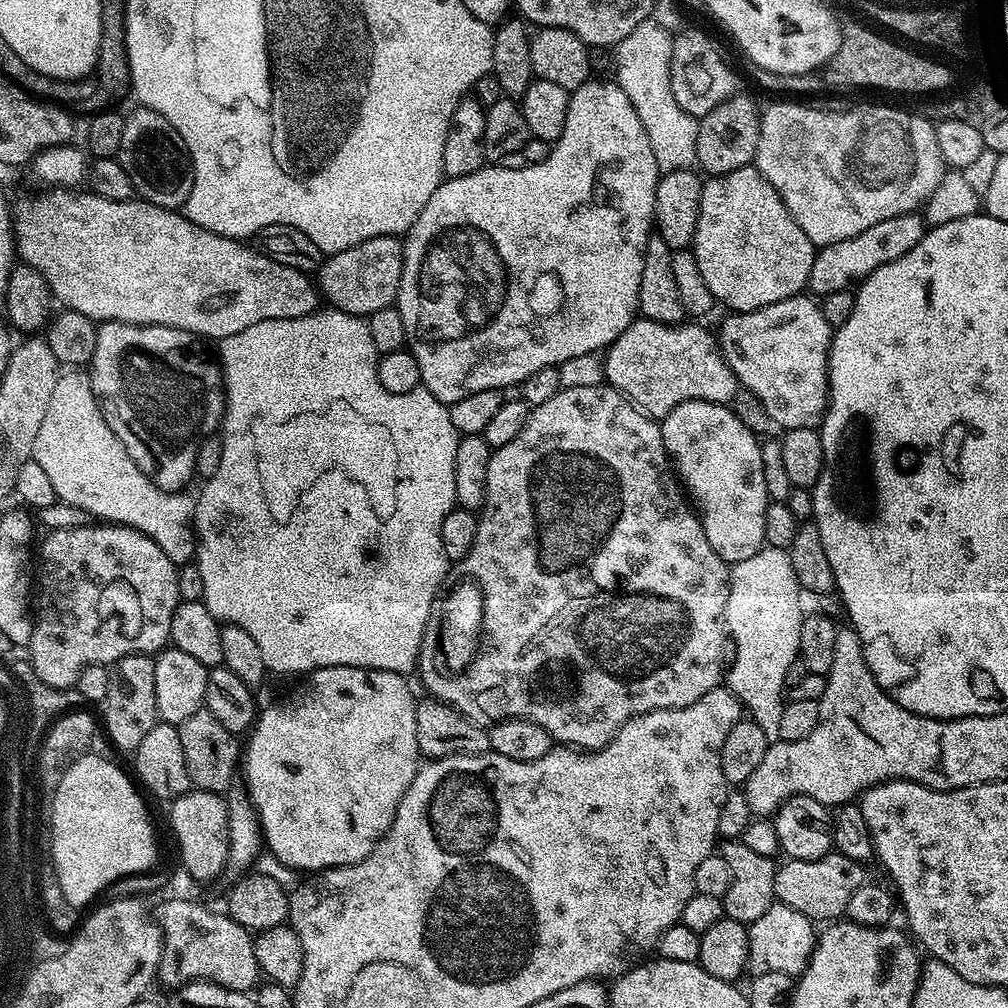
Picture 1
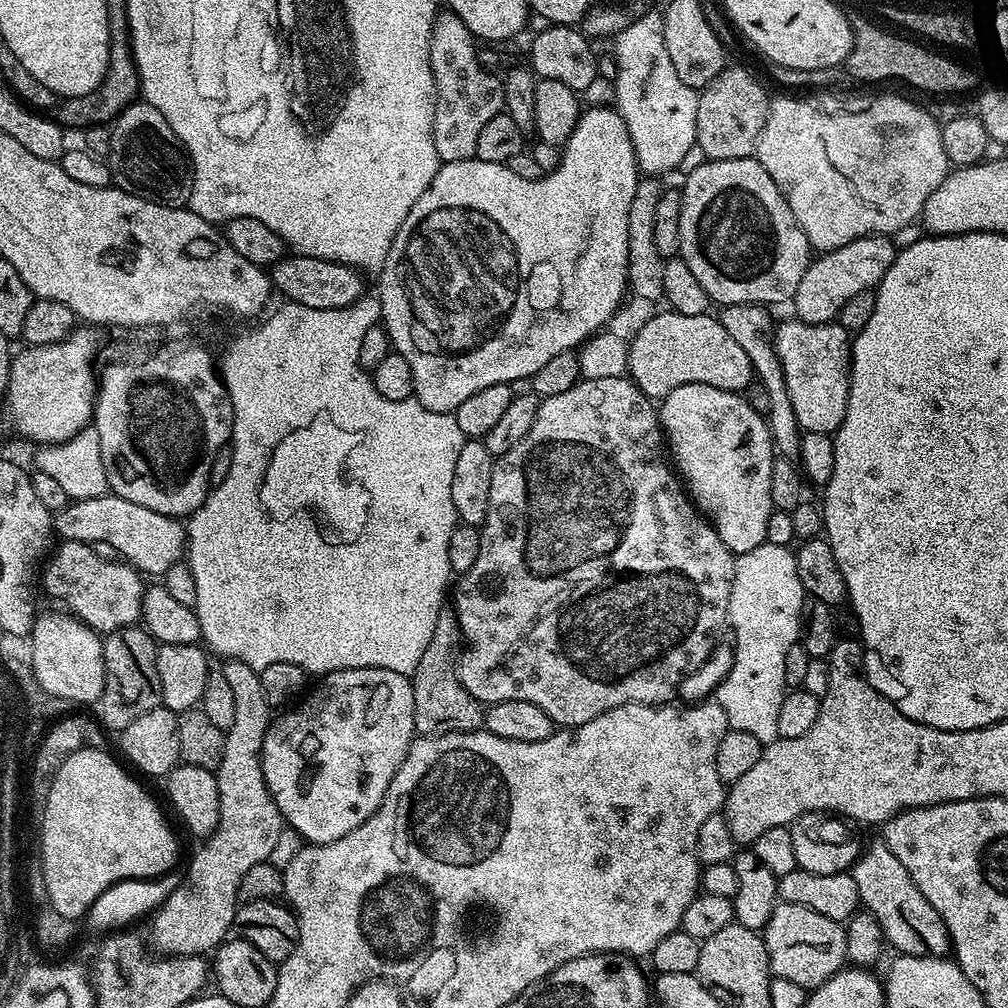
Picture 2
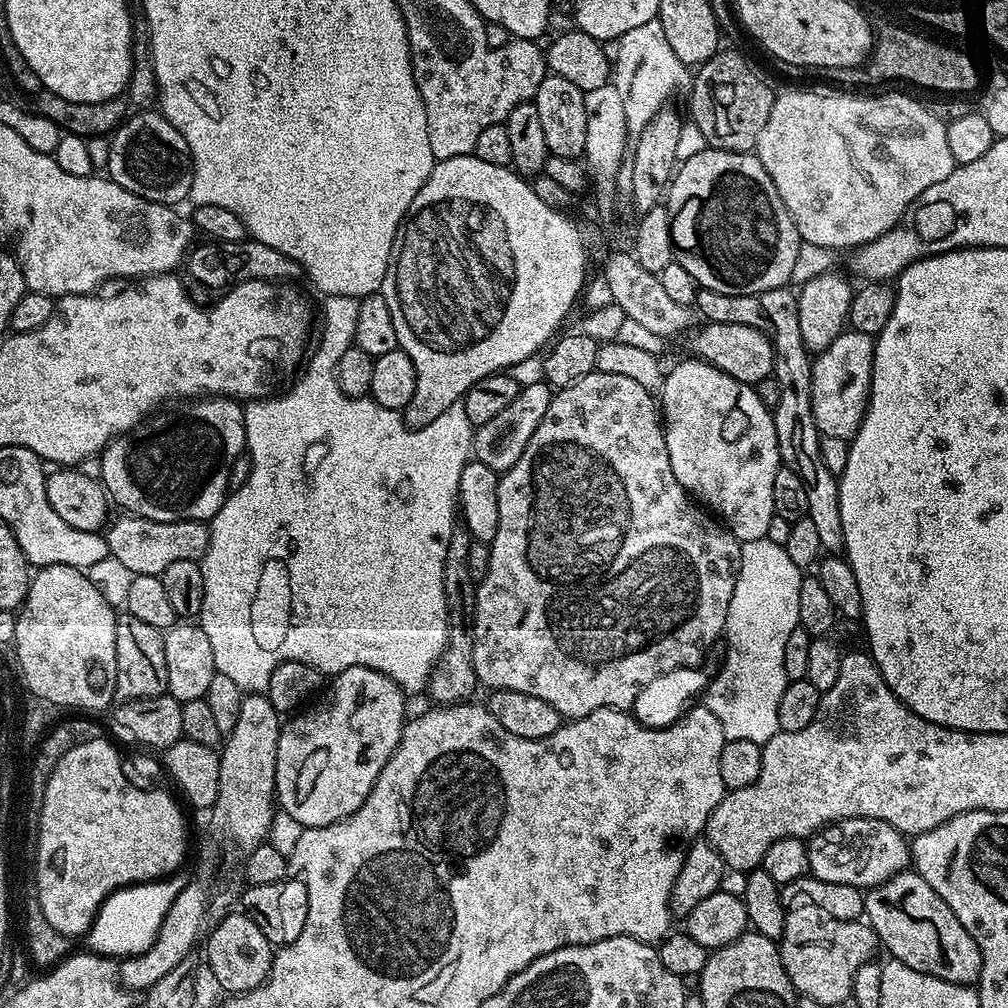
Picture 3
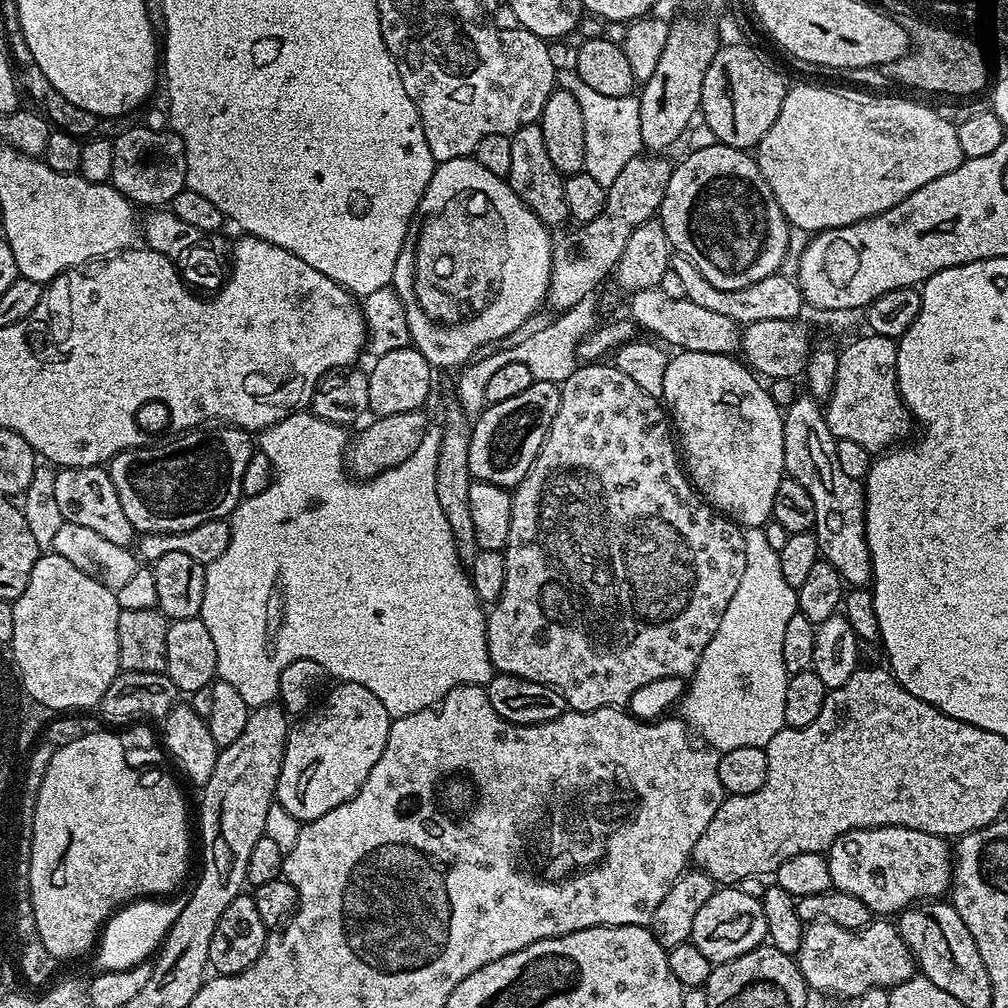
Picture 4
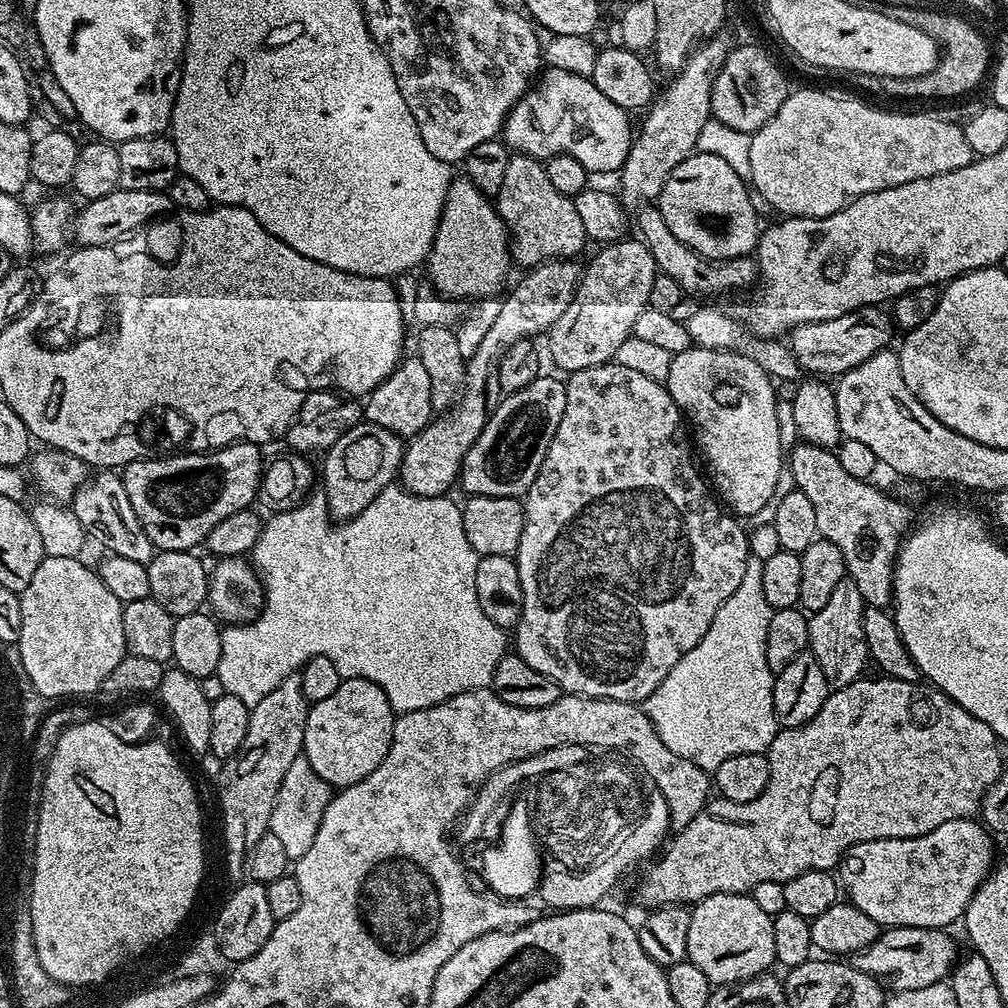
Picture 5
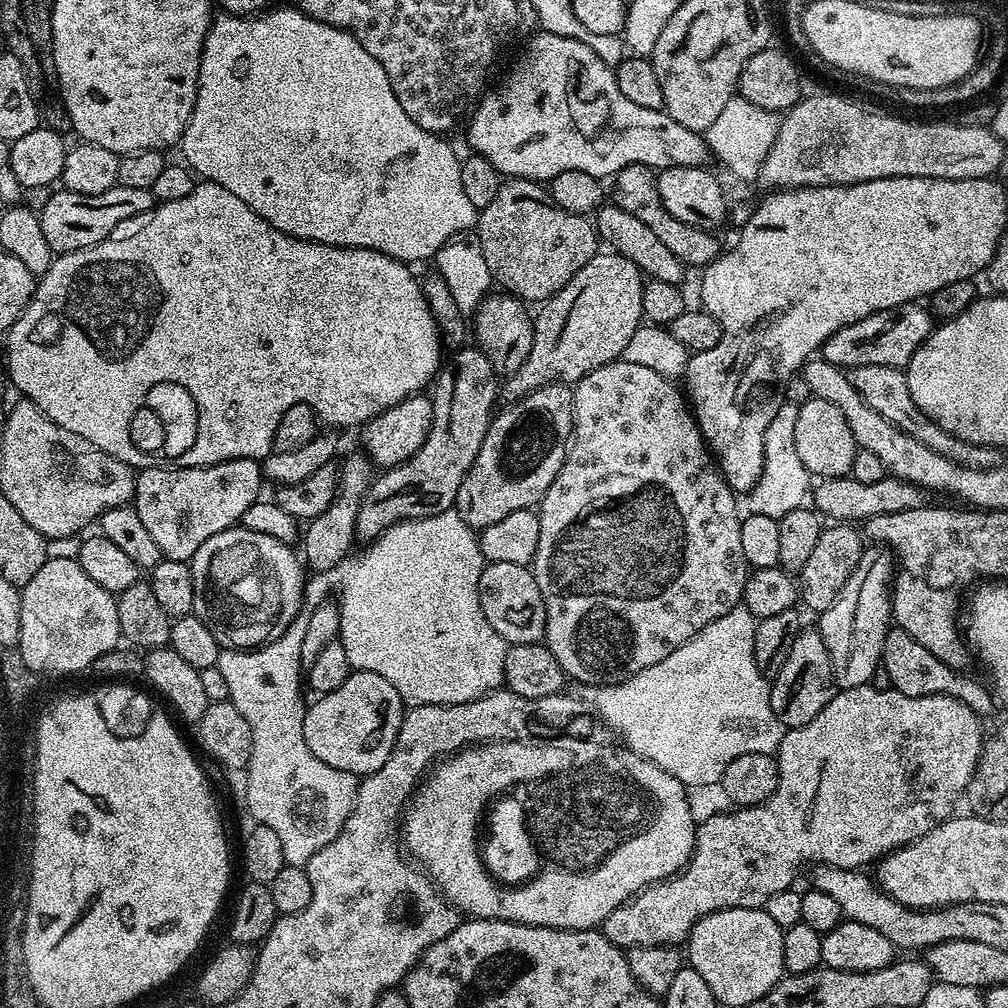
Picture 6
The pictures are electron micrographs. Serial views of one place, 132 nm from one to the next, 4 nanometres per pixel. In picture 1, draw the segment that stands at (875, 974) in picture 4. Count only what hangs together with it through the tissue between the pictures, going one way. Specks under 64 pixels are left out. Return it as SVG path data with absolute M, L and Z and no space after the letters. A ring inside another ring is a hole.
M779 902L770 906L762 918L747 925L748 930L748 967L752 976L767 972L781 972L799 977L806 970L812 952L816 949L818 928L813 921L806 918L806 914L798 914L790 906Z

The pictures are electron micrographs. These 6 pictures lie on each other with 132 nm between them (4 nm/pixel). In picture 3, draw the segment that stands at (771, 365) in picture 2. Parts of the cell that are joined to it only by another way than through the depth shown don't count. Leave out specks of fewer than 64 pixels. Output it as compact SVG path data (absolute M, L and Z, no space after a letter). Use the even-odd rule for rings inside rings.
M791 287L775 288L758 294L718 294L709 288L700 288L696 294L695 311L705 317L705 321L714 324L737 324L750 326L768 336L774 350L772 375L778 378L778 387L782 395L778 397L778 406L772 414L776 424L776 437L780 447L780 459L787 467L793 468L806 486L806 499L810 501L808 517L818 529L818 538L822 538L822 549L836 554L844 547L842 538L842 514L838 512L837 477L826 470L822 462L820 432L814 422L812 409L812 361L808 347L802 342L802 329L798 326L797 293Z

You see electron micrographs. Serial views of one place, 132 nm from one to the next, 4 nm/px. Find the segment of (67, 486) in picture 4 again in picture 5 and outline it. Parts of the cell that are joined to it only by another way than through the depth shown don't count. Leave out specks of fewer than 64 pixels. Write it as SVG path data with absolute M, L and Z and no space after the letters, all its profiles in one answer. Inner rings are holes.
M100 470L89 475L72 497L70 509L81 523L85 537L89 541L97 540L105 553L146 565L152 561L154 549L150 538L146 530L142 530L142 522L138 522L138 514L134 514L134 506L130 506L130 498L126 498L124 481L115 471Z

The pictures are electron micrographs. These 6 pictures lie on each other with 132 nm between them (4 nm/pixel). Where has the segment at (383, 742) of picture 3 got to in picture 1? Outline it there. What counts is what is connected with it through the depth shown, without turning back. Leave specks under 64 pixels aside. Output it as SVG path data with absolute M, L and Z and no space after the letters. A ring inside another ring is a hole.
M330 666L329 668L317 668L314 672L309 672L303 677L304 685L297 690L293 696L288 696L285 700L280 700L277 704L272 704L268 709L261 711L257 715L256 723L250 729L250 735L246 740L246 747L242 752L242 774L244 770L243 787L248 793L248 798L252 802L252 807L256 809L256 817L260 820L260 830L262 833L263 843L266 845L267 851L273 854L281 861L286 862L286 866L296 869L301 874L311 874L313 872L322 872L326 868L337 868L338 866L346 866L347 864L357 864L362 862L362 858L366 858L374 850L377 840L381 836L386 835L390 830L390 826L394 822L394 816L398 810L398 806L402 802L402 796L406 794L406 790L410 786L410 782L414 782L414 774L419 770L422 757L420 754L420 747L418 746L418 722L416 721L416 705L418 703L417 697L412 697L412 692L408 689L408 684L403 675L398 672L387 672L386 670L378 670L377 668L355 668L354 666Z

